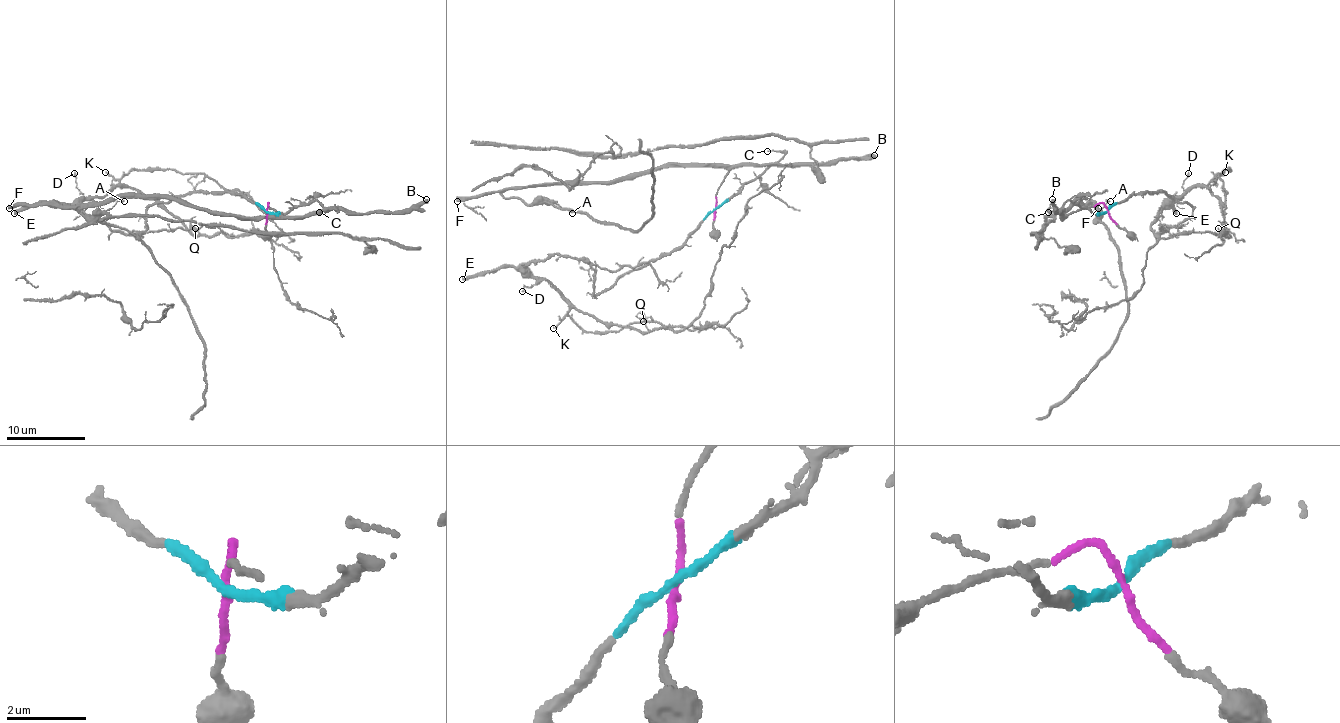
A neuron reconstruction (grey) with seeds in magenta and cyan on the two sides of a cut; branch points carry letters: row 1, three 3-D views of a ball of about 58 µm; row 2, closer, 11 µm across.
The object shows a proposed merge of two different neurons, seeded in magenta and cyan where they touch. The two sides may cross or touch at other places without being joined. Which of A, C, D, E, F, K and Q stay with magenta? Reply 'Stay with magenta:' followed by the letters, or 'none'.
Stay with magenta: A, F

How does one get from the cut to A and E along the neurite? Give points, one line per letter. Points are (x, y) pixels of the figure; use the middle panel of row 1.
A: (714, 209), (727, 172), (710, 166), (659, 166), (613, 182), (507, 187), (501, 193), (572, 213)
E: (714, 209), (680, 246), (625, 272), (596, 296), (594, 270), (558, 254), (462, 280)

